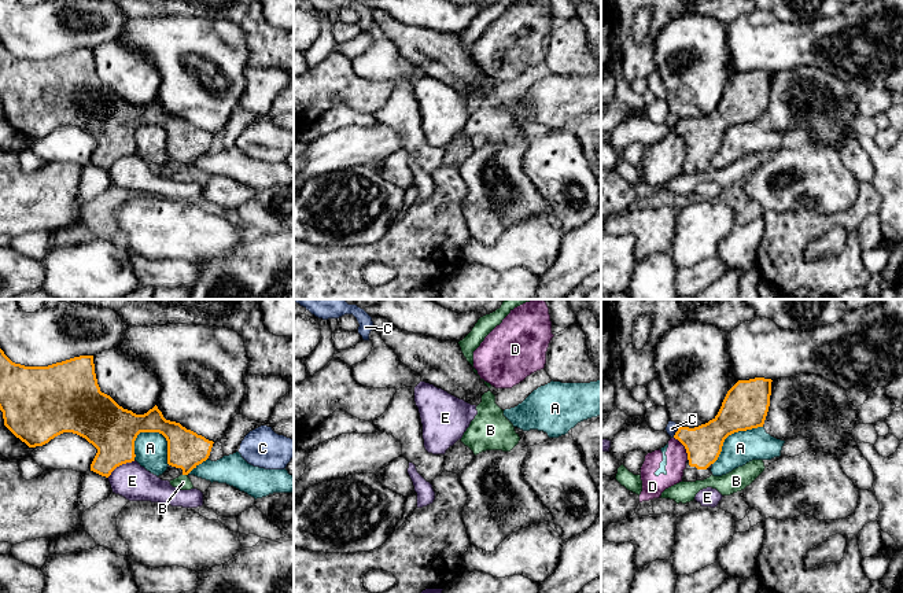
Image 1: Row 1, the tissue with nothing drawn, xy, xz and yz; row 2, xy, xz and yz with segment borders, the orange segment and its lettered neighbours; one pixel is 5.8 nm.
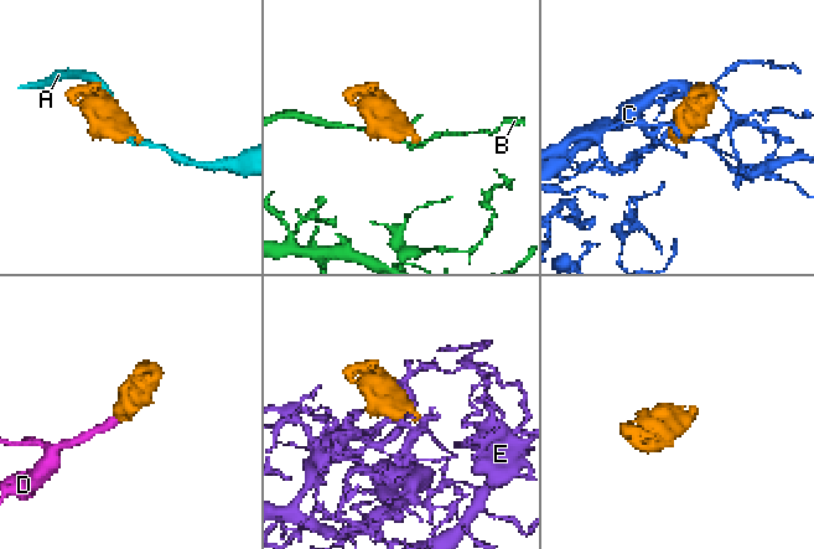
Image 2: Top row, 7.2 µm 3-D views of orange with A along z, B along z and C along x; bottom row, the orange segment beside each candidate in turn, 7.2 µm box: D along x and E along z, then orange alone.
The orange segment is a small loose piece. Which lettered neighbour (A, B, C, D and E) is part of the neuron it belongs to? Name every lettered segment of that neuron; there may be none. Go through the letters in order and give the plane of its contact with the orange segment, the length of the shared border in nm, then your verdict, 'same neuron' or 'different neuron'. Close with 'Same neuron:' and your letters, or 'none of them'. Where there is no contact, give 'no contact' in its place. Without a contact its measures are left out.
A: contact in xy; length 260 nm; different neuron
B: contact in xy; length 30 nm; different neuron
C: contact in yz; length 80 nm; different neuron
D: contact in yz; length 160 nm; different neuron
E: contact in xy; length 190 nm; different neuron
Same neuron: none of them

